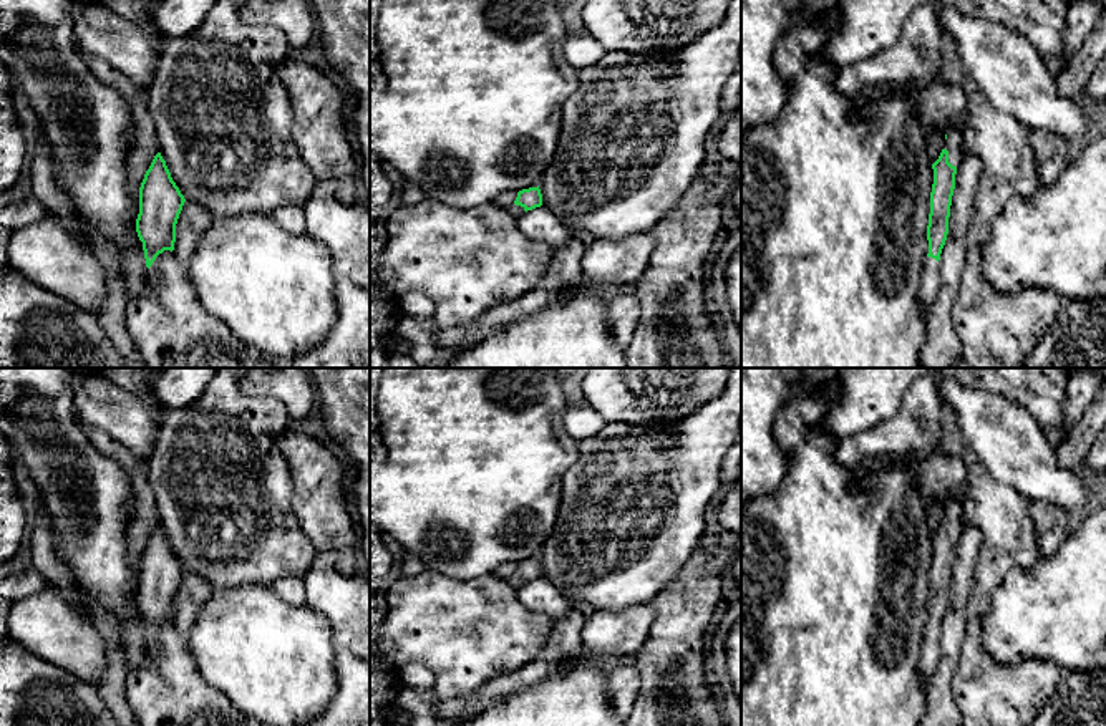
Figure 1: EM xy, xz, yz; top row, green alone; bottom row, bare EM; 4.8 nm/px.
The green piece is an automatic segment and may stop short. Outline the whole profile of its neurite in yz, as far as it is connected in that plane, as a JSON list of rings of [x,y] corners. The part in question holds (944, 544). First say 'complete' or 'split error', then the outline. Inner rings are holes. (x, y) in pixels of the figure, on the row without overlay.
split error | [[[947,504],[939,530],[932,535],[934,555],[927,597],[929,625],[920,651],[920,676],[927,681],[939,663],[939,632],[948,605],[955,545],[963,530],[963,504]]]

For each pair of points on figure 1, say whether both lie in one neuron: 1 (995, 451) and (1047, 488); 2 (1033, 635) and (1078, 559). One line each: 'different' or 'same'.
1: same
2: same

